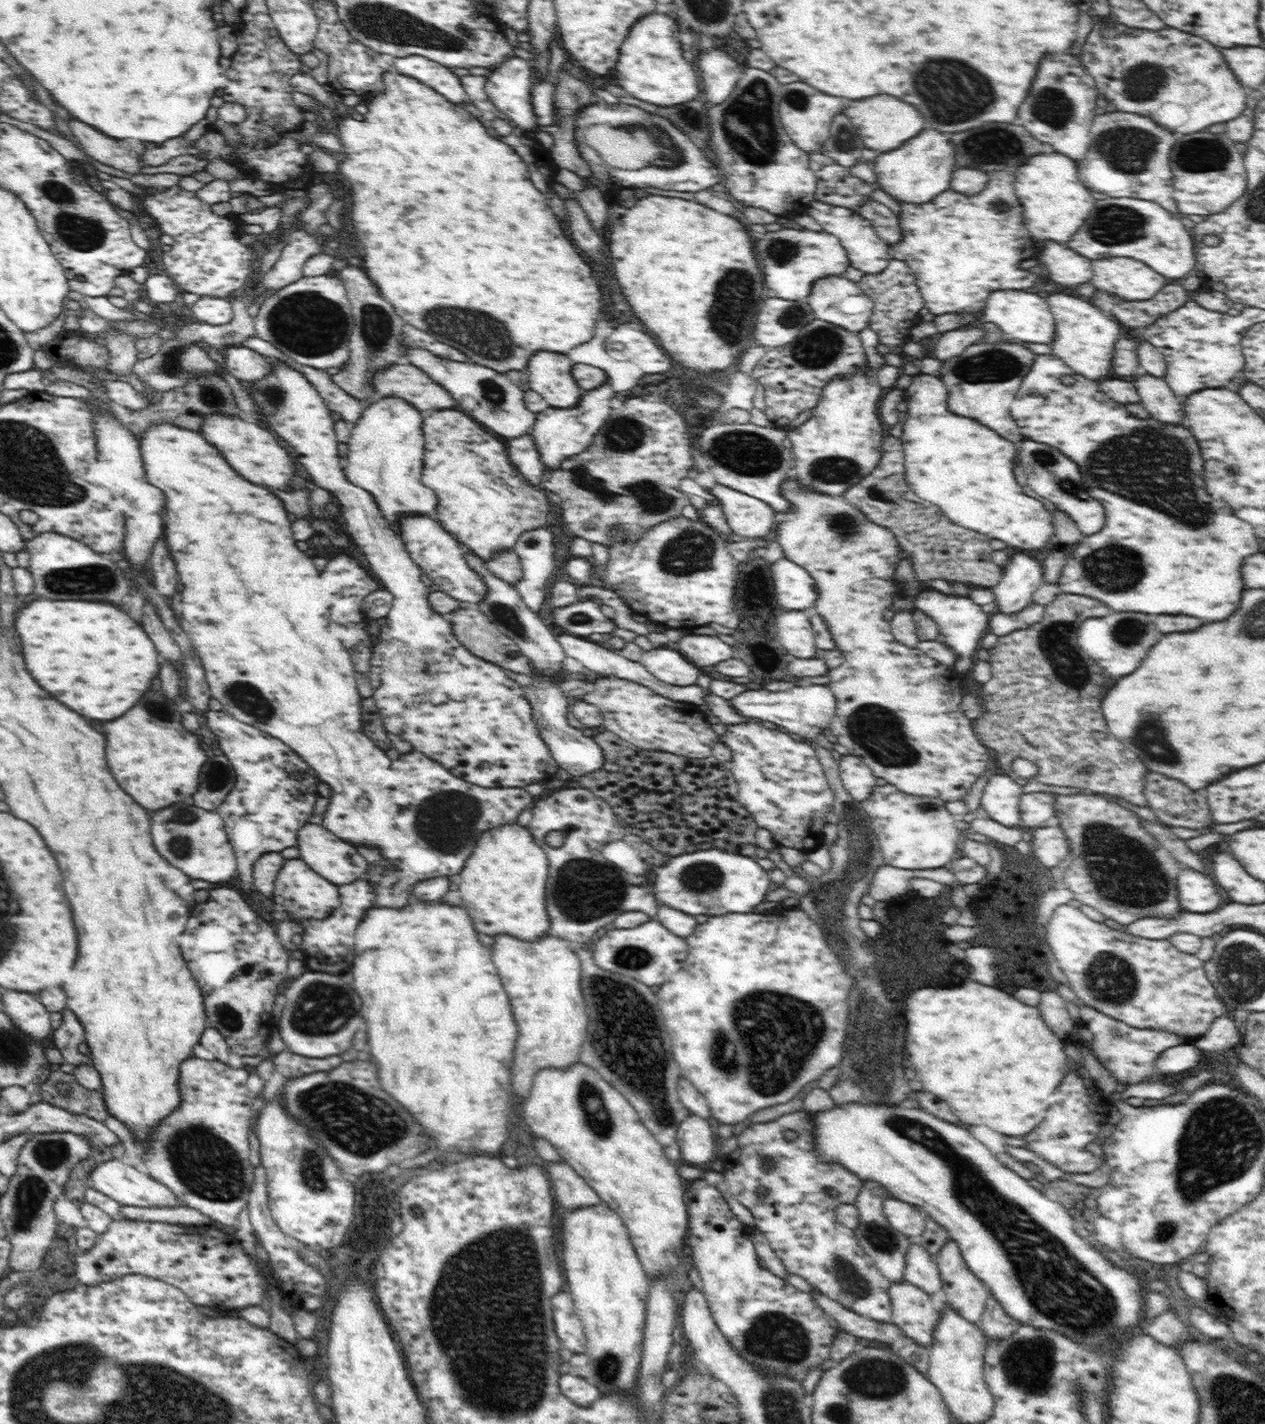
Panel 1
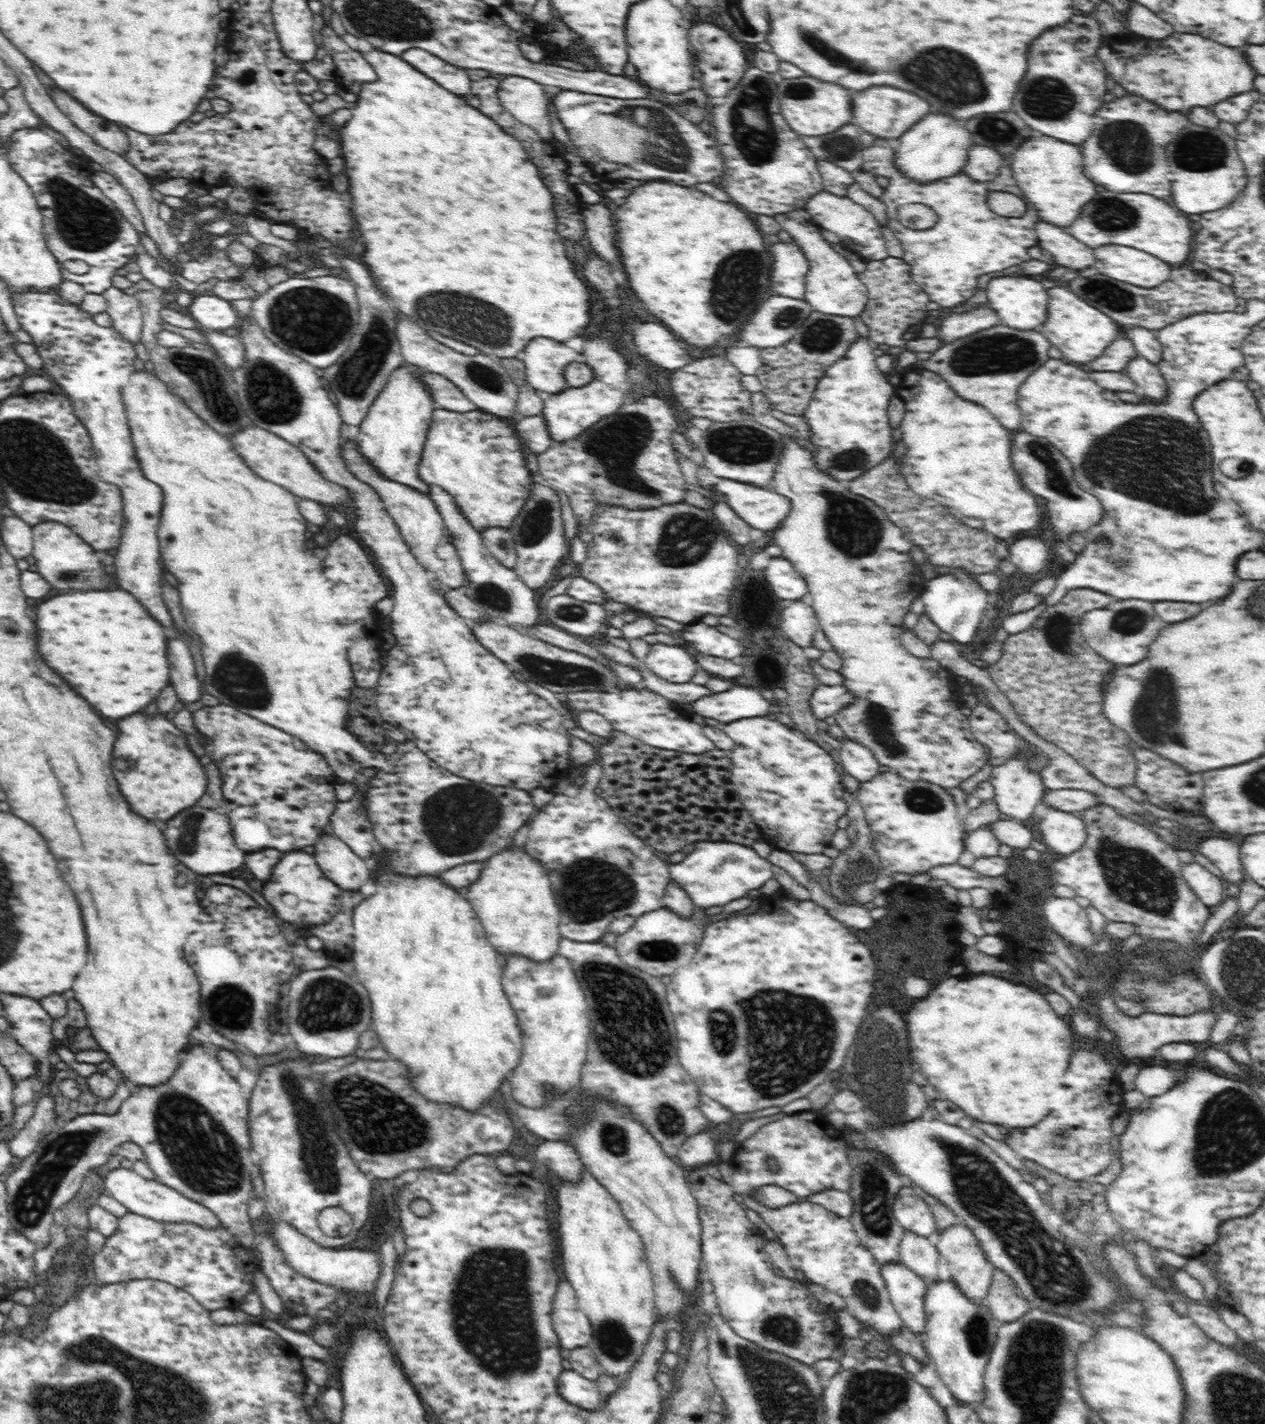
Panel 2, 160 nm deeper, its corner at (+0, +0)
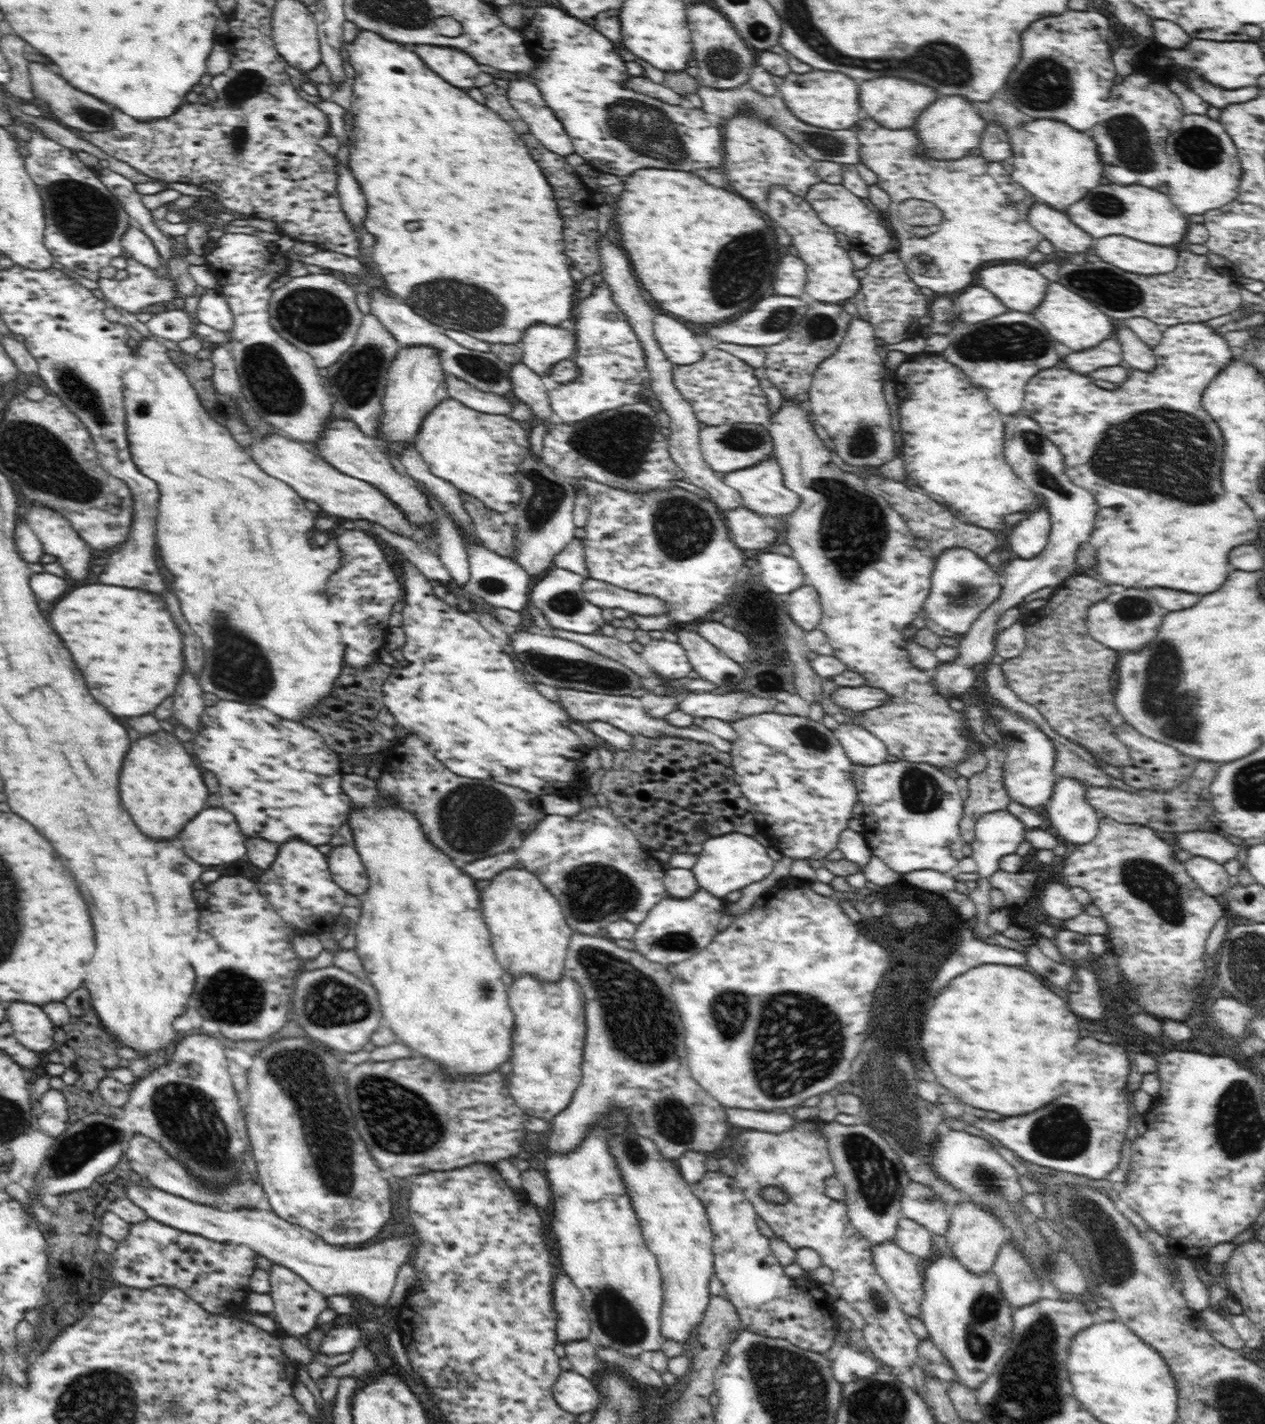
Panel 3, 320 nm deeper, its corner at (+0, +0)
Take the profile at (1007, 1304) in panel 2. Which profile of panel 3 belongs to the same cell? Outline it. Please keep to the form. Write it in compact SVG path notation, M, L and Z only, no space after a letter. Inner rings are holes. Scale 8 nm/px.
M1008 1240L1001 1246L992 1271L1000 1281L1000 1289L1012 1308L1023 1307L1036 1302L1040 1288L1032 1288L1039 1278L1024 1253Z

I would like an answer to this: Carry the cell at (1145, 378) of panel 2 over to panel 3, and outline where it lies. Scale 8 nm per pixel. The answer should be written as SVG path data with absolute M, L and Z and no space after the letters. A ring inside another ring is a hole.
M1117 323L1116 340L1121 344L1124 362L1128 362L1131 369L1148 372L1156 366L1153 349L1142 342L1131 328Z

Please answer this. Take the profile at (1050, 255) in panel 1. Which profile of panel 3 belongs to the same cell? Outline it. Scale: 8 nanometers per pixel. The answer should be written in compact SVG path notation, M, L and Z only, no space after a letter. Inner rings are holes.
M1036 201L1028 210L1028 222L1062 252L1081 253L1092 250L1095 239L1082 232L1064 212Z

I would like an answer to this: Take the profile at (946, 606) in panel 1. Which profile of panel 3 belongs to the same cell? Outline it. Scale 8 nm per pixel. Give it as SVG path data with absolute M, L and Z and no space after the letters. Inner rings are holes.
M952 547L944 549L937 557L935 557L934 570L930 580L930 592L924 602L923 610L926 615L942 628L952 631L956 637L961 637L967 634L972 626L979 620L981 613L986 611L990 604L994 604L1002 592L1000 585L1001 572L1000 569L994 569L984 559L980 559L972 549L962 547Z

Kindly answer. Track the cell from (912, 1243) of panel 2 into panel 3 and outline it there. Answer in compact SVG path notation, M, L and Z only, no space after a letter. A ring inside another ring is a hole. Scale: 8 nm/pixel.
M902 1216L897 1220L896 1245L904 1249L904 1251L916 1256L918 1260L930 1258L932 1253L932 1234L925 1228L922 1223Z

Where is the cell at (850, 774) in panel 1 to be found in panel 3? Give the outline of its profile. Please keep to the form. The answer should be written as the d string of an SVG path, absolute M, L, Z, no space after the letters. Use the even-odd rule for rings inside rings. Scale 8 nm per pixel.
M858 723L839 724L834 731L836 739L844 748L846 755L852 760L853 766L880 764L888 760L887 747L878 737L872 735L864 725Z

